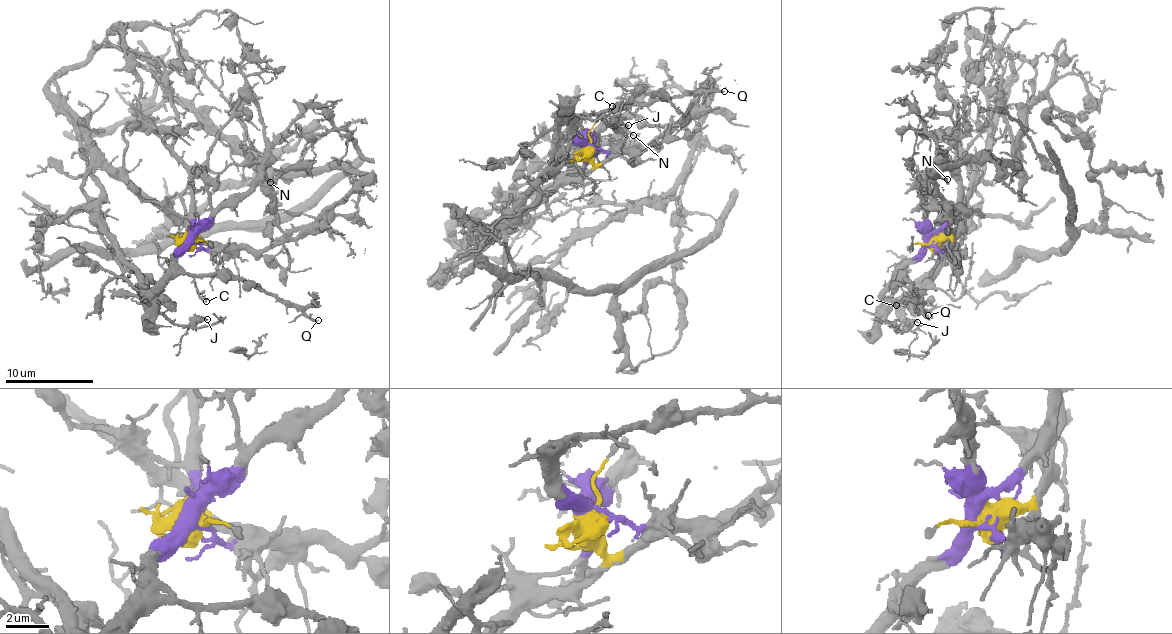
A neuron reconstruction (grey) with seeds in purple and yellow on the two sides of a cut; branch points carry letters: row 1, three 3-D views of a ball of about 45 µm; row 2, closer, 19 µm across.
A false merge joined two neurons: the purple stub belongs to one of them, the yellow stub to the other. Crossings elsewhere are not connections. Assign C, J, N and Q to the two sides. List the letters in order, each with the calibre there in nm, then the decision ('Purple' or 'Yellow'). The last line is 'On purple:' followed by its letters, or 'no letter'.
C: Thickness 90 nm. Purple
J: Thickness 150 nm. Purple
N: Thickness 140 nm. Purple
Q: Thickness 200 nm. Purple
On purple: C, J, N, Q

